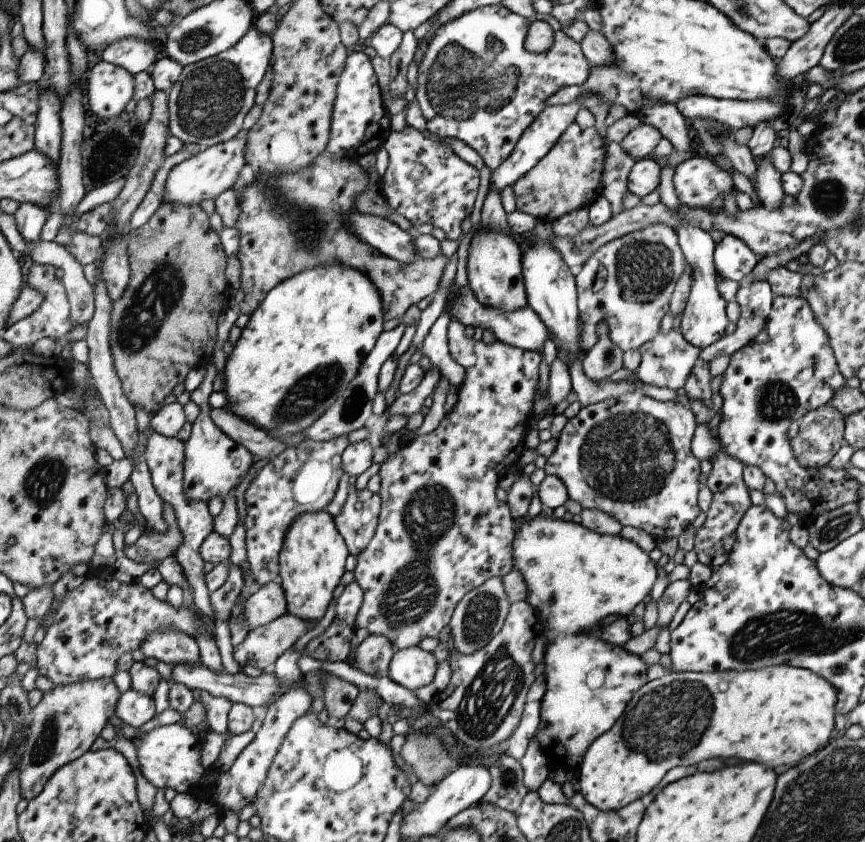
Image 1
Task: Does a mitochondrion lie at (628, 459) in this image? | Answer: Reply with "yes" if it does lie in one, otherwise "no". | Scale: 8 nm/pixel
yes

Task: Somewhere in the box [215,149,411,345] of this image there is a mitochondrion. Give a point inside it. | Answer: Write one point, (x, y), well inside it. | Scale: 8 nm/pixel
(303, 223)

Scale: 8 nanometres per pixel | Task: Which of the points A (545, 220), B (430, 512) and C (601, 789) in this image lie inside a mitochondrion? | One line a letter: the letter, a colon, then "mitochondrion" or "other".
A: other
B: mitochondrion
C: other

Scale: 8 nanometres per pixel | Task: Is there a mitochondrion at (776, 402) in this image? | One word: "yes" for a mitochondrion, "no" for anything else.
yes

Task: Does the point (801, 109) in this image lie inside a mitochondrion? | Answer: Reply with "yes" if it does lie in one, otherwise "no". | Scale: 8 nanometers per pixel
no

